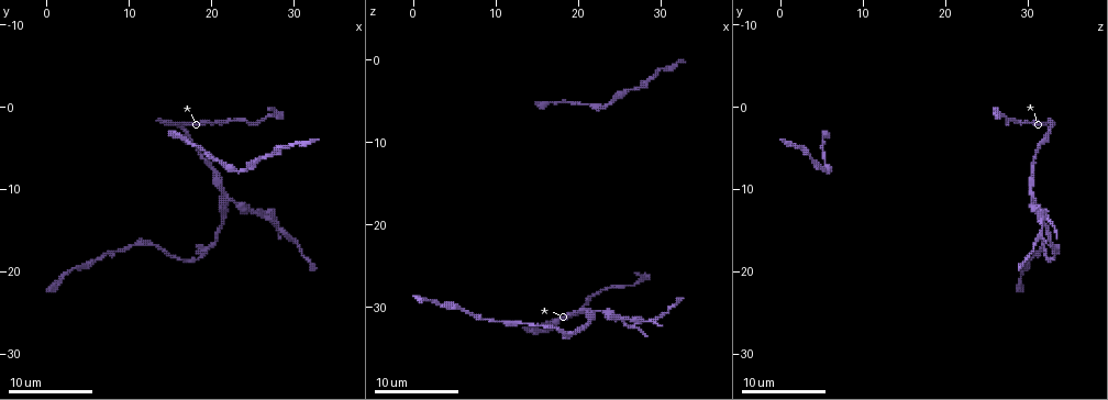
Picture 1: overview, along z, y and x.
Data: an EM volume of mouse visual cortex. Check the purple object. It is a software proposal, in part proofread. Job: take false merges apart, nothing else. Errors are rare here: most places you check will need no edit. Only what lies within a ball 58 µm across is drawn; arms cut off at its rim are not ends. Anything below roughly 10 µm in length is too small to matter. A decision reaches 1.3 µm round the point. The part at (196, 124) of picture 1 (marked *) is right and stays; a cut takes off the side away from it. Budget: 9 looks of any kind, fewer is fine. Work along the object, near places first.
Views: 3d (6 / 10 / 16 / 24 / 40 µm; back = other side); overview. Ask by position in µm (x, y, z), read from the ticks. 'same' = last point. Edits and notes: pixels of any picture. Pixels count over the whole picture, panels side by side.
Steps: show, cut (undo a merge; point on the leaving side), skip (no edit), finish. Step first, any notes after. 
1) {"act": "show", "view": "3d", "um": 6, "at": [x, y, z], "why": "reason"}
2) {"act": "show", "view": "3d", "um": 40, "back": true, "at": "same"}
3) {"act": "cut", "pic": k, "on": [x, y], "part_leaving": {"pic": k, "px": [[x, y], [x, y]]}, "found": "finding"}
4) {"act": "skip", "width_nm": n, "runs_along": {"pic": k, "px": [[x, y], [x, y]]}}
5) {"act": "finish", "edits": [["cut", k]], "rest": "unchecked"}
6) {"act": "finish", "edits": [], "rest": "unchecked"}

{"act": "show", "view": "3d", "um": 10, "at": [26.0, 13.0, 31.0]}

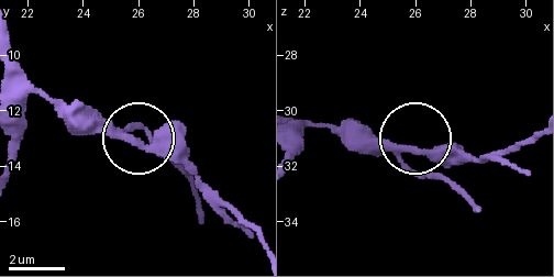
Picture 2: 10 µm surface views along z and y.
{"act": "show", "view": "3d", "um": 6, "at": [25.9, 13.2, 31.4], "why": "closer look"}

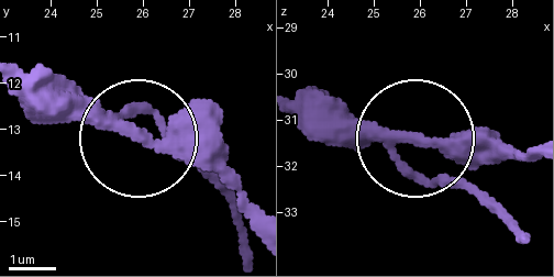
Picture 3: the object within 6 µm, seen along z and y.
{"act": "skip", "found": "continuous, no second neuron"}

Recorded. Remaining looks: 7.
{"act": "show", "view": "3d", "um": 10, "at": [27.0, 0.0, 26.0]}

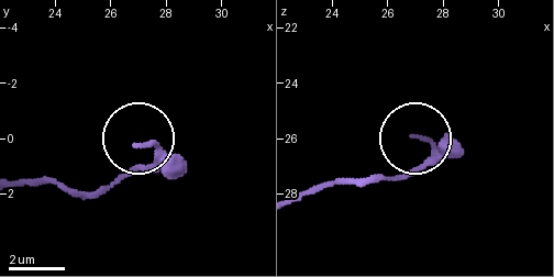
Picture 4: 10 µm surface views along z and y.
{"act": "show", "view": "3d", "um": 6, "at": [27.0, 0.3, 25.9]}

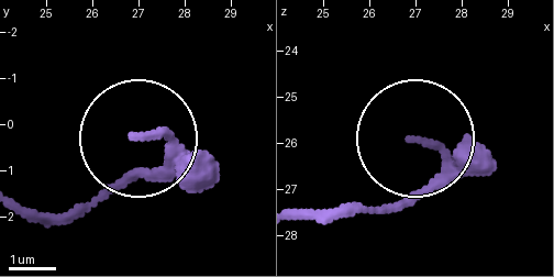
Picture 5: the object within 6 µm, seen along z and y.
{"act": "skip", "runs_along": {"pic": 5, "px": [[303, 211], [398, 203], [438, 159], [413, 140]]}, "found": "continuous, no second neuron"}

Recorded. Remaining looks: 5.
{"act": "show", "view": "3d", "um": 6, "at": [22.0, 11.5, 30.5]}

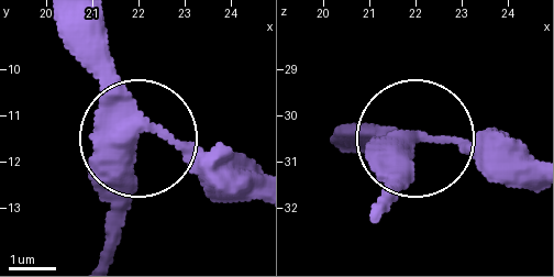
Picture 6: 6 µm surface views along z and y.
{"act": "skip", "width_nm": 400, "runs_along": {"pic": 6, "px": [[333, 136], [507, 136]]}, "found": "all the same neuron"}

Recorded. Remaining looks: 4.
{"act": "show", "view": "3d", "um": 16, "at": [8.5, 17.5, 31.5], "why": "thin neck"}

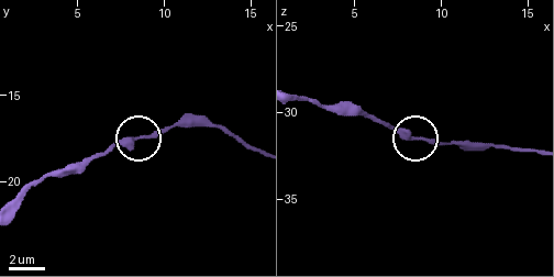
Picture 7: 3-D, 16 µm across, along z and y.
{"act": "skip", "width_nm": 260, "runs_along": {"pic": 7, "px": [[534, 151], [516, 151], [489, 142], [406, 137], [380, 124]]}, "found": "one neuron here"}

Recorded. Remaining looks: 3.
{"act": "finish", "edits": [], "rest": "unchecked"}

